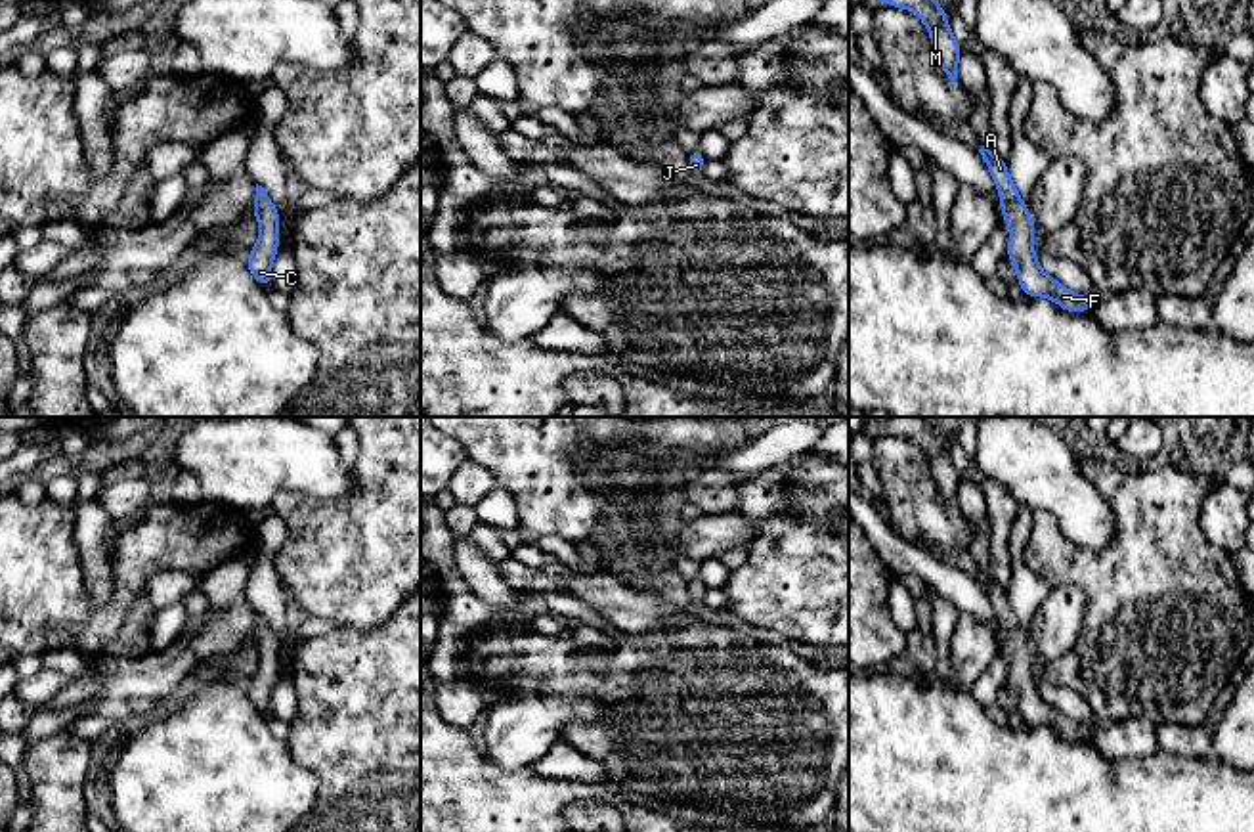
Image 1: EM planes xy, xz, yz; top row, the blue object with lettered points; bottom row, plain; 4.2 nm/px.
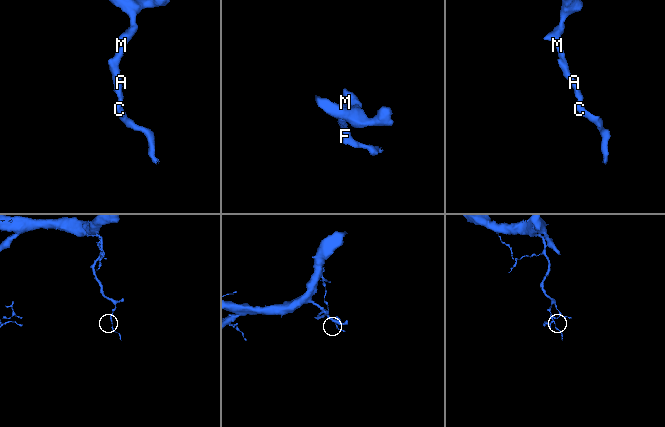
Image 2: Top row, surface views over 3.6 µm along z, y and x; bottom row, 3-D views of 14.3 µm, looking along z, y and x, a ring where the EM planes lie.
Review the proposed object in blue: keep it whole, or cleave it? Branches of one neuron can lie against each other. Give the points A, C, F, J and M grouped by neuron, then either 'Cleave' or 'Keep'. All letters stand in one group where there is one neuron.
Groups: A C F J M. Keep

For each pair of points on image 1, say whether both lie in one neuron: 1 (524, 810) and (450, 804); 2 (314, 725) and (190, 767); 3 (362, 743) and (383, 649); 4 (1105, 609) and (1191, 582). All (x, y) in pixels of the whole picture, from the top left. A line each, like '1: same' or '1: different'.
1: same
2: different
3: same
4: same

